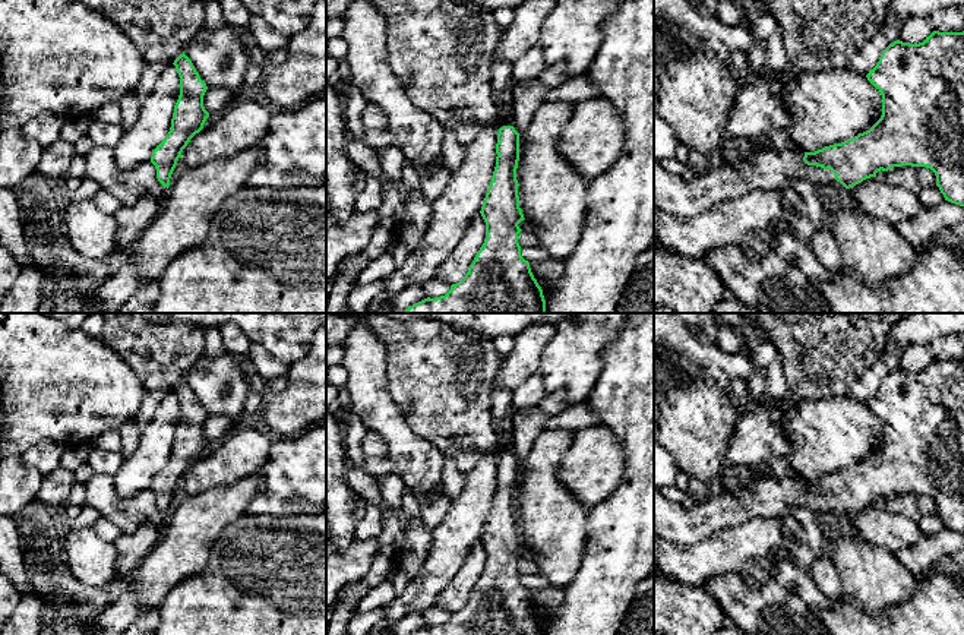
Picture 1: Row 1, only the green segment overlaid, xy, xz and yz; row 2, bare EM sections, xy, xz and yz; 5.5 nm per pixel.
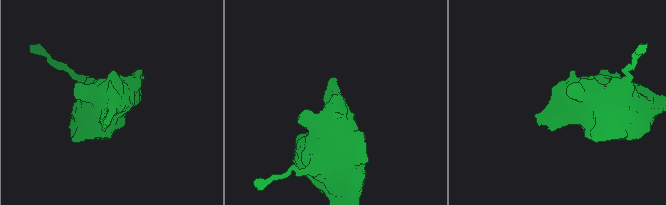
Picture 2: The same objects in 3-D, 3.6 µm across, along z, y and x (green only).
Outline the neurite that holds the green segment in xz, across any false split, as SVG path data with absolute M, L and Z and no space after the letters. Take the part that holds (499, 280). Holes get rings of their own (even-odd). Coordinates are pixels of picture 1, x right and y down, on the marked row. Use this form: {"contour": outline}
{"contour": "M509 111L499 113L497 124L500 129L496 143L496 167L480 211L486 222L486 238L483 246L477 252L465 277L459 282L452 284L445 296L436 298L427 297L410 306L402 313L546 313L543 290L531 272L530 262L521 256L521 246L518 243L518 234L522 231L518 224L525 219L522 209L519 208L516 180L519 133L512 126Z"}

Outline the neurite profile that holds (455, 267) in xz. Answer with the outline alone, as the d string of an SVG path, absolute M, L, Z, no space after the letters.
M481 214L472 217L464 238L455 246L451 255L439 265L436 278L448 284L459 282L468 272L477 252L486 238L486 222Z

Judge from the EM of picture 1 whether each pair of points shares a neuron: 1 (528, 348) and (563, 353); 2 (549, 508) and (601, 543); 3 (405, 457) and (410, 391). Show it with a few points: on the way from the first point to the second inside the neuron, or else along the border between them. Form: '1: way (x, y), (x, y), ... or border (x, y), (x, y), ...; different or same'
1: border (556, 328), (541, 354), (539, 372); different
2: border (590, 511), (585, 547), (578, 566); different
3: border (388, 395), (398, 407), (407, 425), (435, 445); different

